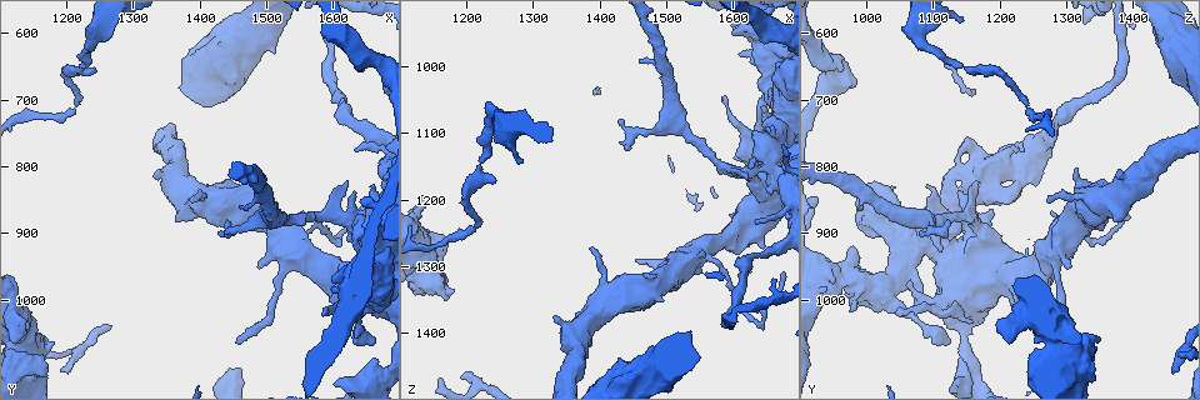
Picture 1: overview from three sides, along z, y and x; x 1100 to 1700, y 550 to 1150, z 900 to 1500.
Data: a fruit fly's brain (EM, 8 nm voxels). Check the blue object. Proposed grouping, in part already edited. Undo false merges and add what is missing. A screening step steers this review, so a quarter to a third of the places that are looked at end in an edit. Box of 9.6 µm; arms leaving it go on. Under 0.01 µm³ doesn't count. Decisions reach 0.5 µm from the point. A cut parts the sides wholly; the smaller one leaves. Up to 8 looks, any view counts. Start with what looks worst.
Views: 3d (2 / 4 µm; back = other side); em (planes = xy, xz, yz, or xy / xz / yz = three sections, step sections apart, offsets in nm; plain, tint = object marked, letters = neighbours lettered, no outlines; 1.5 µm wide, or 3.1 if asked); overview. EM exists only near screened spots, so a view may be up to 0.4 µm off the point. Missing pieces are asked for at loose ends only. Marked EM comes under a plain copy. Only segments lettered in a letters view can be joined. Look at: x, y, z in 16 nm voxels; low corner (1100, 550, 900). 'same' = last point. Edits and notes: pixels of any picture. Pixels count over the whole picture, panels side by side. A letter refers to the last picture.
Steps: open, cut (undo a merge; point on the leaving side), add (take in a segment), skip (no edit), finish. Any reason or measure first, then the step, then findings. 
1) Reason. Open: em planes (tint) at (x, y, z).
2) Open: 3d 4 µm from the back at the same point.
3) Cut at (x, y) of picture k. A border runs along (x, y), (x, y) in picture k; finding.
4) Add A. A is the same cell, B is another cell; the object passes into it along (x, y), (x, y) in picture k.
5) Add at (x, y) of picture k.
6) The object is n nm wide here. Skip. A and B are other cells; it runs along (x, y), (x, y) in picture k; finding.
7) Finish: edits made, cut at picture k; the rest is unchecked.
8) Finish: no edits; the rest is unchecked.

Branch stops here. Open: em planes (letters) at (1460, 865, 995).

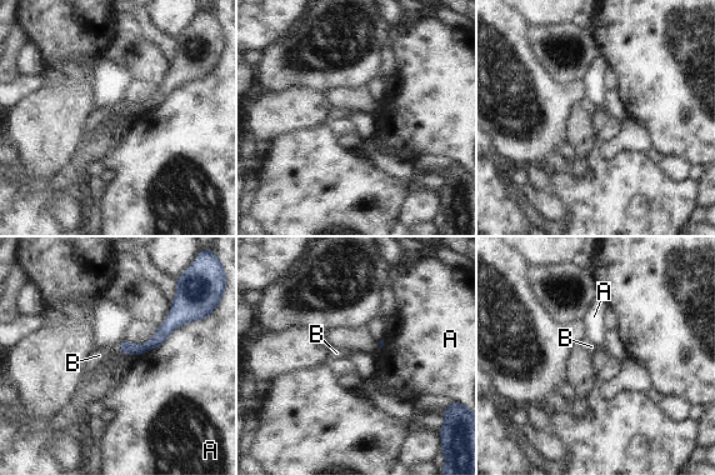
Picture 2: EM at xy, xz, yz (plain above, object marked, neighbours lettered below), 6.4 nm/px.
Add B. B is the same cell, A is another cell; the neuron continues.

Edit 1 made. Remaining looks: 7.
Redraw. Open: overview.

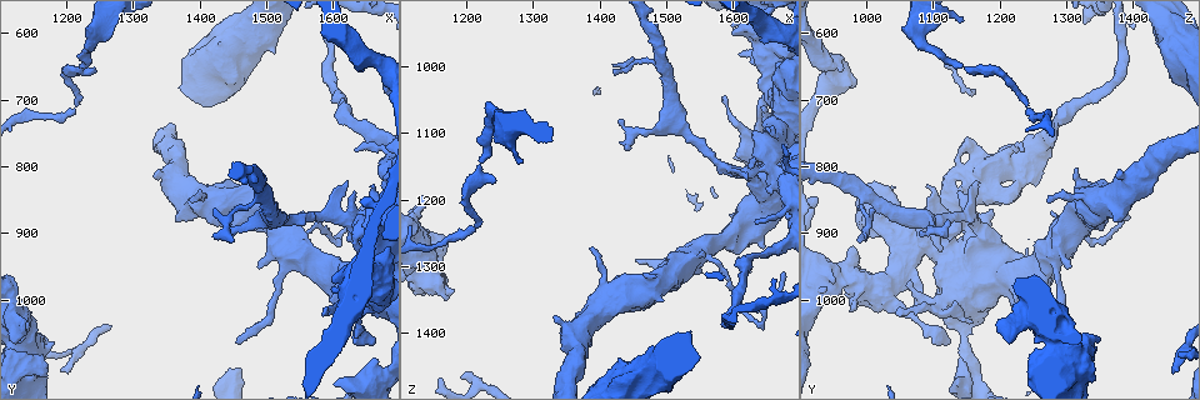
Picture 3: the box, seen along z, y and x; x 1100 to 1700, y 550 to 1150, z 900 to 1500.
Open: em xy step 8 (tint) at (1555, 905, 1285).

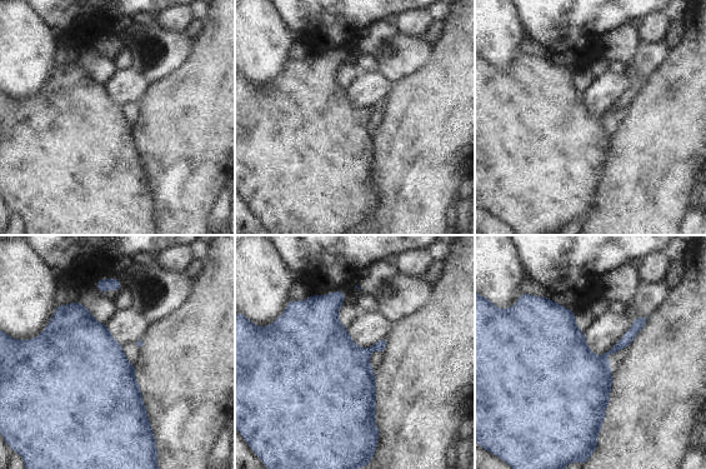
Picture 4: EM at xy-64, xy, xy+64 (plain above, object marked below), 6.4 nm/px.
Open: em planes (tint) at the same point.

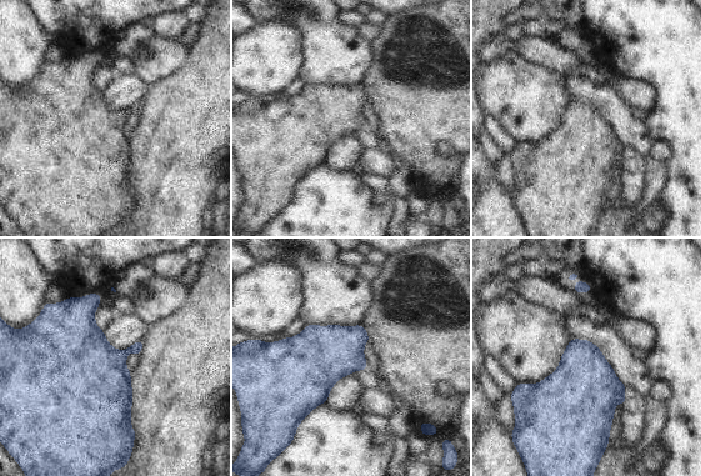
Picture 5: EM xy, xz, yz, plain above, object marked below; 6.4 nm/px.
Open: em planes (letters) at the same point.

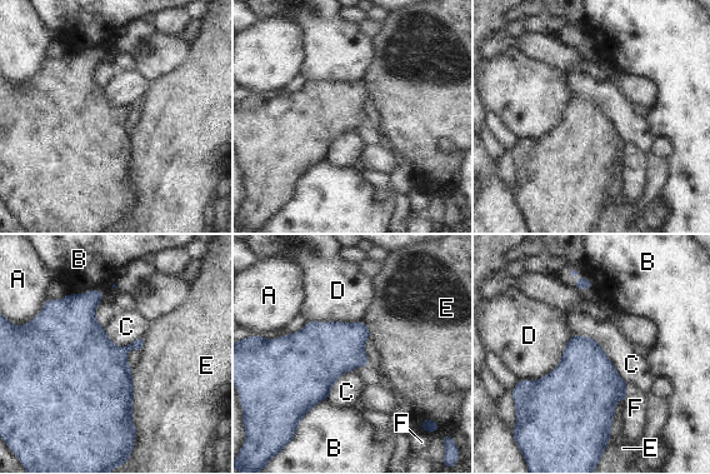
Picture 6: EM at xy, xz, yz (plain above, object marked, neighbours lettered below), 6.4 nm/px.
The longest contact is with E, 550 nm. Skip. A, B, C, D, E and F are other cells; a border runs along (573, 334), (594, 339), (626, 385) in picture 6; continuous, no second neuron.

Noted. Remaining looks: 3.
Tapers out. Open: em planes (tint) at (1190, 1105, 1470).

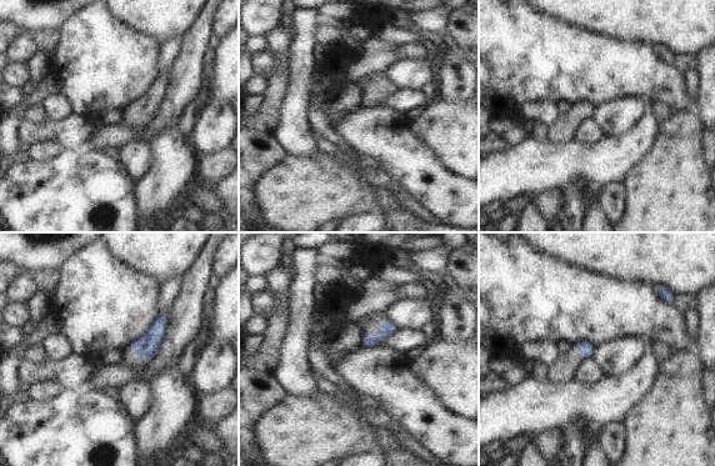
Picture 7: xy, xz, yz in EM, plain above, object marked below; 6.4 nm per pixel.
What lies round it. Open: em planes (letters) at the same point.

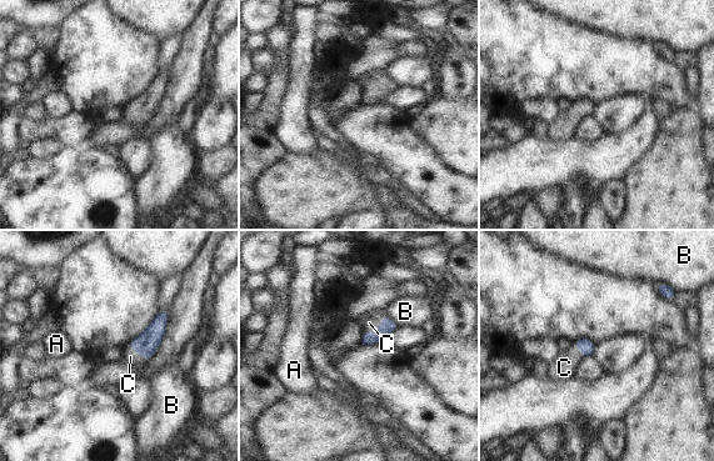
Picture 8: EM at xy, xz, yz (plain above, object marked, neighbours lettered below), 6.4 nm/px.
Add C. C is the same cell, A and B are other cells; the object passes into it along (387, 325), (378, 329), (369, 322) in picture 8; the neuron continues.

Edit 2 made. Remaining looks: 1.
Finish: edits made, add at picture 2, add at picture 8; the rest is unchecked.

